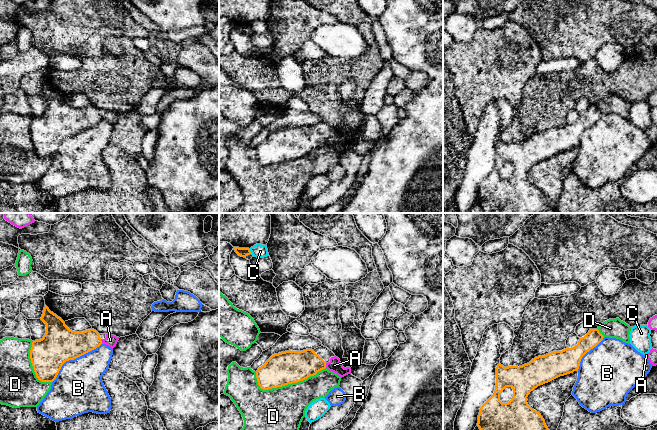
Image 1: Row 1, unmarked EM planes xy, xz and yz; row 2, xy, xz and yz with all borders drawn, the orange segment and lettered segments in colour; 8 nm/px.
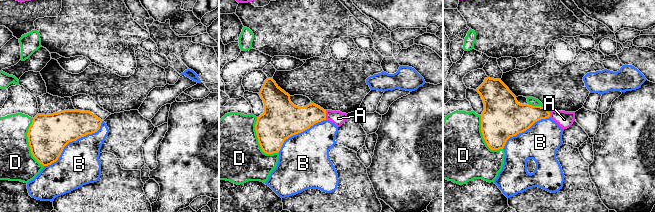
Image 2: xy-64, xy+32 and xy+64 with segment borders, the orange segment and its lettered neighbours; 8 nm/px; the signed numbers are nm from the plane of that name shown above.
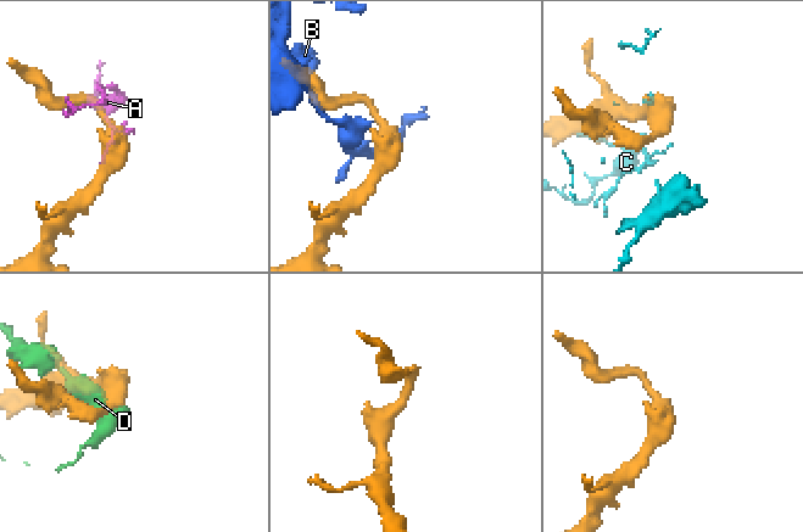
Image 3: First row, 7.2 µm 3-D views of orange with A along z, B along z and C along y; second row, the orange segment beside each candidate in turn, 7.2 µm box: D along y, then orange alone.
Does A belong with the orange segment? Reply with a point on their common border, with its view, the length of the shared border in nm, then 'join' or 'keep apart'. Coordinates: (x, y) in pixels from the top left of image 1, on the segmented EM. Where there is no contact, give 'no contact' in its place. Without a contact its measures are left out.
meets orange in xy at (101, 341); contact 40 nm long; keep apart

